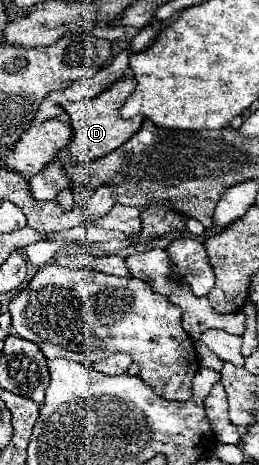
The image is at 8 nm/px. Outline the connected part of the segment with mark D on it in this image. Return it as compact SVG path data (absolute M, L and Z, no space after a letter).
M123 77L123 79L115 81L109 89L105 89L95 99L65 105L65 111L67 111L71 127L73 127L73 139L67 145L69 155L71 155L71 163L81 165L81 163L105 157L107 153L119 149L123 143L127 143L133 137L133 133L141 127L143 117L121 119L119 111L121 111L123 103L127 101L127 97L135 91L135 85L137 85L137 81L133 77Z

